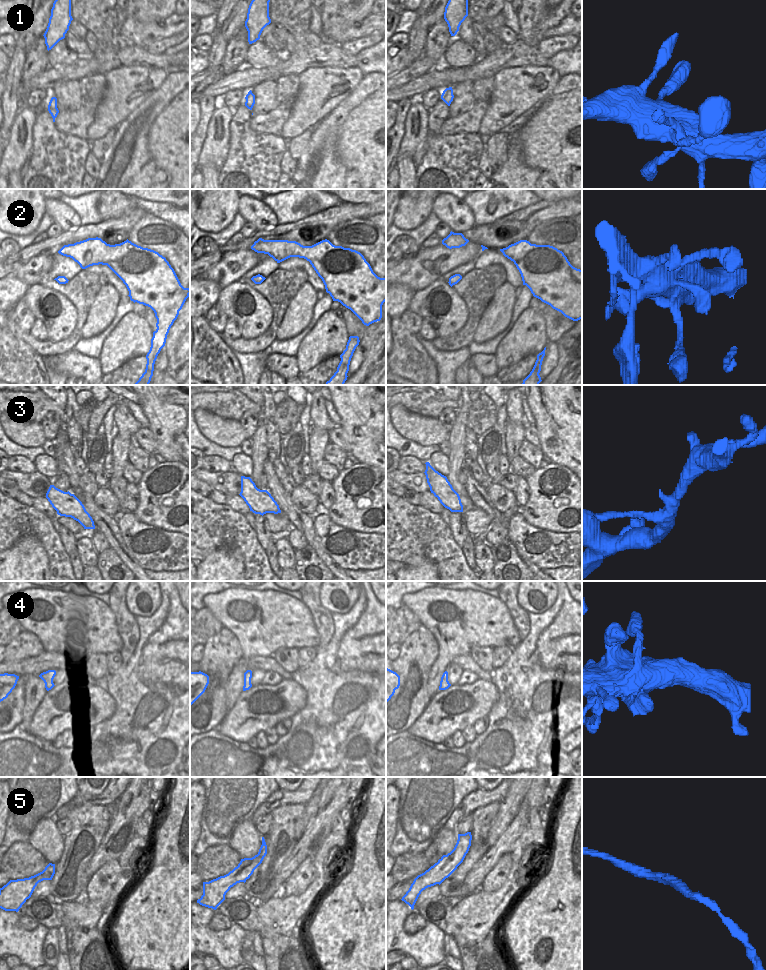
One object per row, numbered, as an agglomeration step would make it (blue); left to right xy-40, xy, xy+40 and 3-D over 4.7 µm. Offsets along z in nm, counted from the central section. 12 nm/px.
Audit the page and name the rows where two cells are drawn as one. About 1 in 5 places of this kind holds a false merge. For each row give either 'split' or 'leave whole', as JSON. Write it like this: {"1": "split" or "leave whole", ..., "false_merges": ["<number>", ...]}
{"1": "leave whole", "2": "leave whole", "3": "leave whole", "4": "leave whole", "5": "leave whole", "false_merges": []}

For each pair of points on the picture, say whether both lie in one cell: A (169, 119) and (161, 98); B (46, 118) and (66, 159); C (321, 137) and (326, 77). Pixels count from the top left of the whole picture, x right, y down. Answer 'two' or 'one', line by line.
A: two
B: one
C: two

